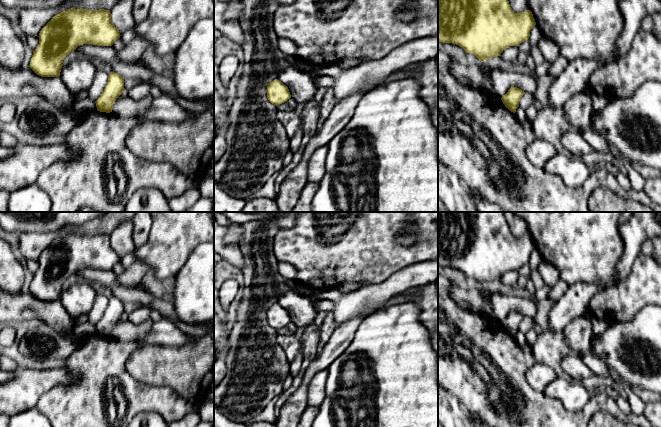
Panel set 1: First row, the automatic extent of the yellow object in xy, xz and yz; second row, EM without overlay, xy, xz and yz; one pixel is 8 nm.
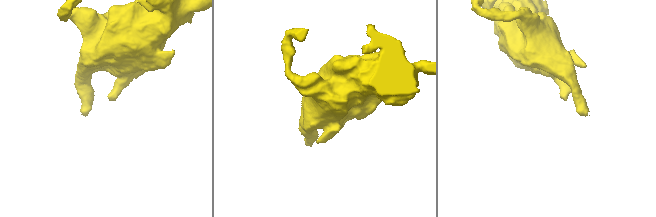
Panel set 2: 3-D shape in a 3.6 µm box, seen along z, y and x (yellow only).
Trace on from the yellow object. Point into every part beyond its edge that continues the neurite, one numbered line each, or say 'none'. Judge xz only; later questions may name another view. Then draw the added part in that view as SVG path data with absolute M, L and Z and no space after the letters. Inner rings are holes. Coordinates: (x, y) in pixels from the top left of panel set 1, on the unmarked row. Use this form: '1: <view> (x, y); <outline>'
none

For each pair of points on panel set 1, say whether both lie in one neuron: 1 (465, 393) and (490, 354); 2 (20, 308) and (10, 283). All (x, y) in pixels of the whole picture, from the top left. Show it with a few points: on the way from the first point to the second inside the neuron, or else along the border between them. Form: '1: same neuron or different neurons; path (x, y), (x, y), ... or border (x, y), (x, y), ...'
1: same neuron; path (475, 383), (483, 375), (483, 364)
2: different neurons; border (21, 290), (16, 293), (10, 293)

